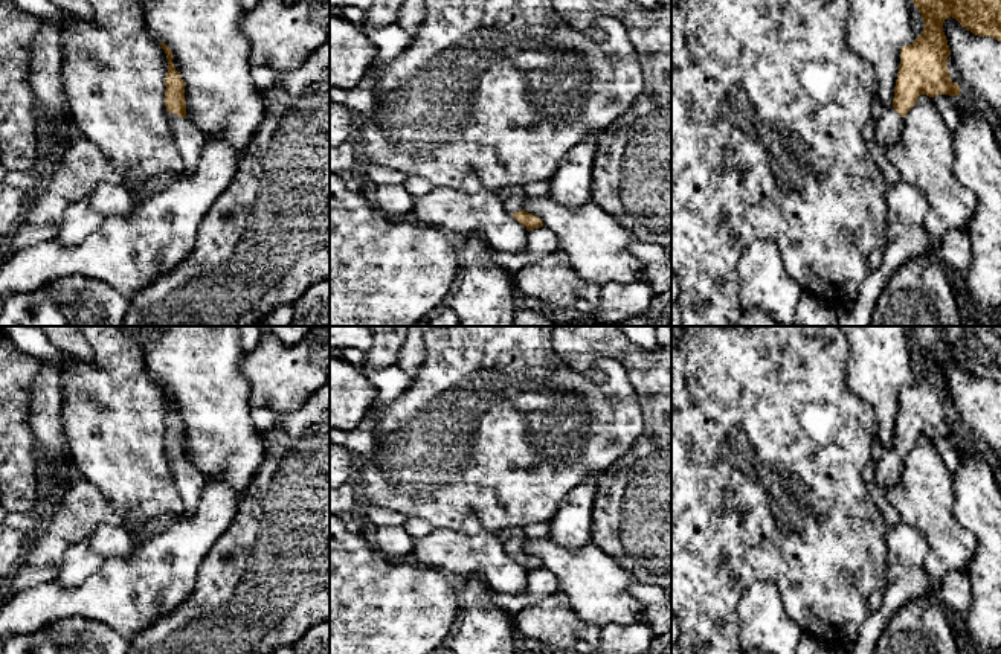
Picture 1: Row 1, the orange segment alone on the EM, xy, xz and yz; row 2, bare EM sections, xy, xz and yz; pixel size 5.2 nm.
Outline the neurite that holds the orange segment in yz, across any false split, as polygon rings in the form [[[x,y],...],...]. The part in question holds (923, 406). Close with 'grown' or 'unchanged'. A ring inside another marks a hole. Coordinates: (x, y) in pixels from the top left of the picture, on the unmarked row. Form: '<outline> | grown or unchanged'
[[[1001,326],[908,328],[925,369],[912,386],[902,389],[893,447],[885,448],[876,462],[874,480],[884,494],[899,486],[903,459],[920,436],[960,436],[960,427],[948,413],[951,392],[943,373],[946,360],[955,360],[975,377],[1001,383]]] | grown

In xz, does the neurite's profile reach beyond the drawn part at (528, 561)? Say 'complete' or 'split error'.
split error

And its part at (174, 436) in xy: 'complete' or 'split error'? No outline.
split error

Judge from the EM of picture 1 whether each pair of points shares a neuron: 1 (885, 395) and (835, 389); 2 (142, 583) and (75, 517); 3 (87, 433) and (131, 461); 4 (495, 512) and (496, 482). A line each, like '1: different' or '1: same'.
1: different
2: different
3: same
4: same

